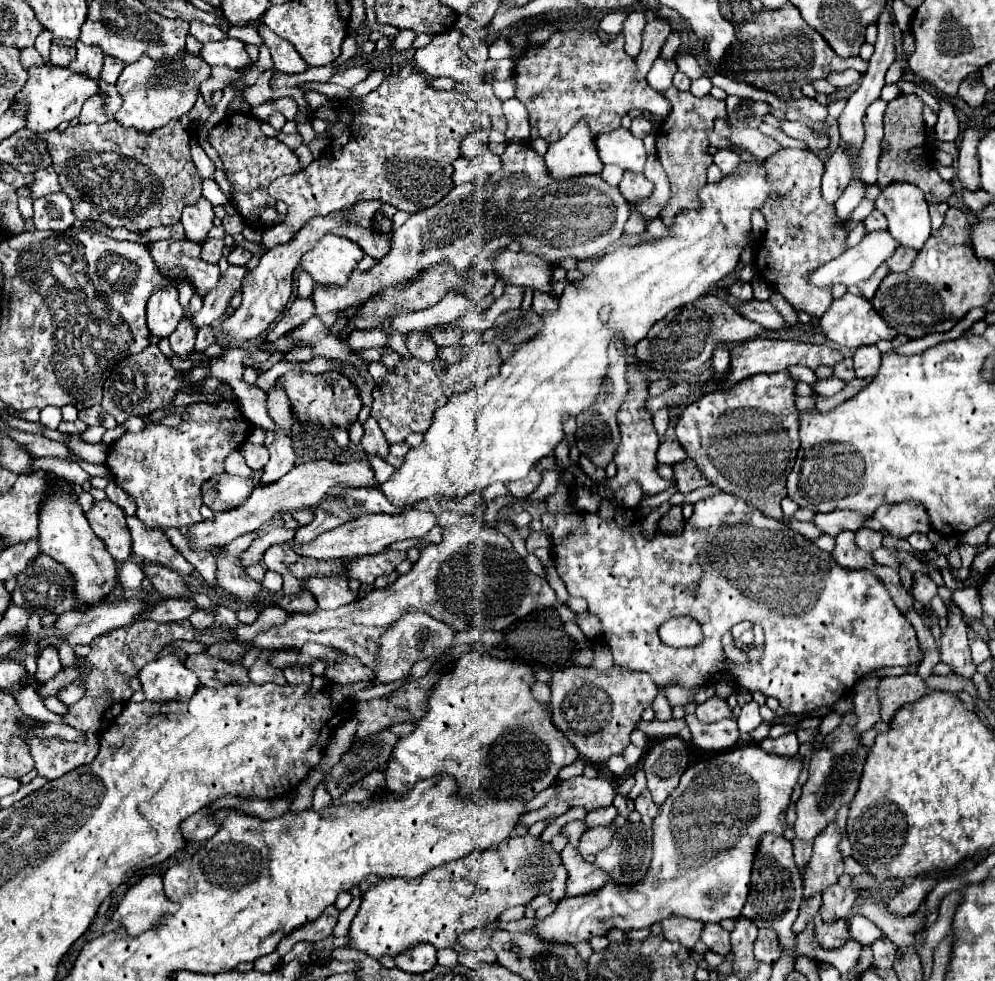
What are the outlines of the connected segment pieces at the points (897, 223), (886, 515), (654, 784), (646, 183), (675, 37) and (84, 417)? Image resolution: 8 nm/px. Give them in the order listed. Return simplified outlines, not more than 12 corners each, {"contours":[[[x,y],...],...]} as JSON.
{"contours":[[[888,184],[876,198],[890,234],[922,250],[930,236],[924,192]],[[918,502],[882,504],[874,518],[894,538],[928,532]],[[670,736],[648,750],[644,772],[664,804],[688,764],[688,744]],[[624,172],[620,192],[628,202],[652,194],[654,184],[636,172]],[[670,32],[662,56],[672,58],[682,46],[682,32]],[[90,406],[78,412],[88,426],[116,428],[116,420],[102,410]]]}

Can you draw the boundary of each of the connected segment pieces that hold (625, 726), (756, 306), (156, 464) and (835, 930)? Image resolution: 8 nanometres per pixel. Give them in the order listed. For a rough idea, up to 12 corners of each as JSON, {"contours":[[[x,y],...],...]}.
{"contours":[[[612,666],[552,674],[552,722],[594,764],[630,744],[658,686]],[[750,300],[738,314],[768,330],[788,326],[770,302]],[[234,400],[148,424],[106,466],[146,528],[200,516],[250,424]],[[814,916],[816,938],[822,948],[842,948],[850,938],[846,920],[822,924]]]}

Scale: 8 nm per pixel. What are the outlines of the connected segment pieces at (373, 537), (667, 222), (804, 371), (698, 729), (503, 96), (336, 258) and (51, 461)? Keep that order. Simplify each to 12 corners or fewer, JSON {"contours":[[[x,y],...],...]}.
{"contours":[[[420,510],[364,514],[308,544],[314,560],[380,554],[394,542],[420,538],[436,518]],[[678,88],[656,128],[656,154],[672,196],[664,226],[698,210],[712,164],[708,130],[726,102]],[[788,368],[792,376],[814,386],[818,382],[810,368]],[[696,704],[685,706],[692,744],[702,750],[728,750],[738,744],[734,720],[704,724]],[[494,80],[494,94],[500,100],[514,96],[514,82]],[[326,234],[300,258],[316,284],[346,284],[364,256],[356,244]],[[36,458],[34,470],[50,470],[62,478],[82,484],[90,476],[60,458]]]}

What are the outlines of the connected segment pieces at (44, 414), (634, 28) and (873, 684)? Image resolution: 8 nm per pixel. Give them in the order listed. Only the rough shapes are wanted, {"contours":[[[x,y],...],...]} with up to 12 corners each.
{"contours":[[[60,408],[40,410],[40,422],[46,428],[58,428],[62,420]],[[632,12],[624,22],[626,52],[636,58],[646,26],[644,12]],[[866,676],[854,688],[856,732],[880,720],[880,678]]]}

